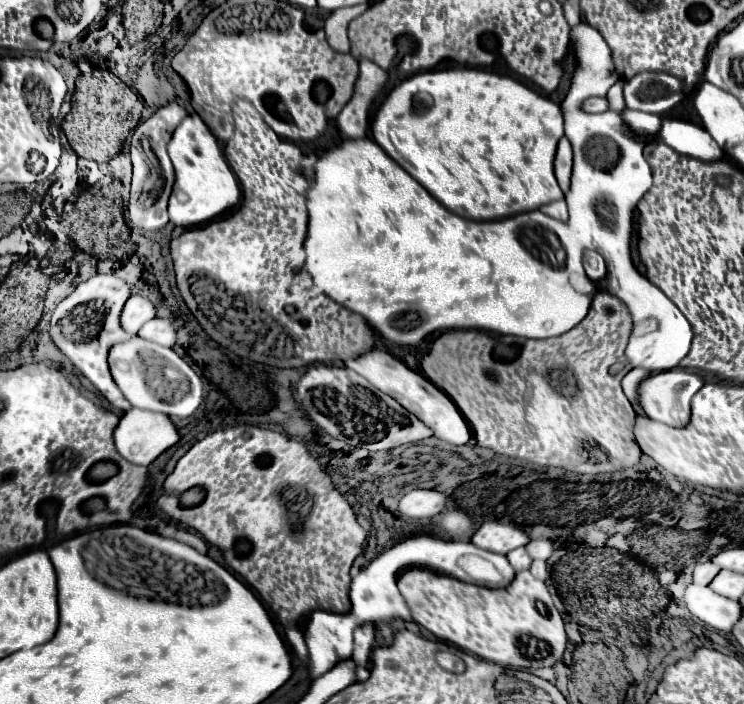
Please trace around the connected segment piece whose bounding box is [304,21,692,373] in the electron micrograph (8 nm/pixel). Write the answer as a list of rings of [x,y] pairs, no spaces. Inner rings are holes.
[[[578,23],[576,27],[572,27],[570,31],[570,43],[572,43],[572,51],[574,51],[574,73],[572,73],[572,81],[570,81],[570,89],[562,101],[562,113],[564,113],[564,131],[566,137],[572,143],[574,149],[574,169],[572,169],[572,187],[566,193],[566,203],[568,203],[568,211],[570,211],[570,219],[568,223],[564,221],[556,221],[548,215],[544,215],[542,211],[528,211],[528,213],[520,213],[508,219],[498,219],[498,221],[470,221],[470,219],[462,219],[454,213],[450,213],[446,207],[442,207],[416,179],[412,179],[402,167],[398,167],[398,163],[382,149],[378,149],[378,143],[370,141],[368,137],[364,139],[354,139],[354,141],[342,141],[342,145],[324,151],[318,161],[314,163],[314,183],[310,185],[308,193],[306,193],[306,209],[308,209],[308,231],[306,231],[306,239],[304,239],[304,253],[306,253],[306,261],[304,261],[304,269],[310,273],[312,285],[317,289],[334,299],[336,303],[340,303],[342,307],[362,315],[378,333],[382,333],[384,339],[398,343],[398,345],[416,345],[420,343],[426,335],[434,333],[434,331],[450,331],[450,329],[480,329],[480,331],[492,331],[492,333],[500,333],[500,335],[518,335],[518,337],[528,337],[528,339],[548,339],[548,337],[556,337],[562,335],[566,331],[570,331],[572,327],[576,327],[588,313],[588,295],[578,293],[572,283],[570,283],[570,271],[566,269],[566,253],[564,253],[564,245],[572,245],[574,257],[582,257],[582,253],[586,249],[598,251],[606,265],[608,265],[608,275],[614,273],[634,273],[634,307],[630,305],[632,313],[634,313],[634,331],[632,331],[632,339],[626,347],[626,357],[632,363],[632,367],[642,367],[642,369],[650,369],[650,373],[656,371],[668,371],[674,369],[682,357],[690,351],[690,341],[692,341],[692,327],[686,321],[686,317],[676,309],[676,305],[656,287],[652,285],[646,277],[642,277],[636,267],[632,265],[630,259],[630,231],[632,231],[632,211],[638,205],[638,201],[650,191],[652,187],[652,171],[642,155],[642,147],[644,143],[632,133],[632,129],[626,125],[626,121],[622,119],[622,115],[618,111],[608,111],[608,113],[586,113],[582,109],[584,101],[594,97],[594,95],[606,95],[608,89],[614,85],[616,81],[616,71],[614,71],[614,63],[612,63],[612,55],[610,55],[610,47],[604,41],[604,37],[600,35],[598,29],[594,29],[588,23]],[[598,205],[608,205],[612,211],[612,219],[606,223],[596,207]]]

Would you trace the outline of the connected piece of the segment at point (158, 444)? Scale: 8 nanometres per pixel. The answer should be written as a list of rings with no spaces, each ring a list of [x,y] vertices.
[[[130,409],[122,415],[120,423],[114,429],[114,443],[118,453],[128,459],[130,463],[144,465],[148,467],[160,453],[164,453],[168,447],[172,447],[180,439],[176,427],[164,413],[154,413],[154,411],[144,411],[144,409]]]

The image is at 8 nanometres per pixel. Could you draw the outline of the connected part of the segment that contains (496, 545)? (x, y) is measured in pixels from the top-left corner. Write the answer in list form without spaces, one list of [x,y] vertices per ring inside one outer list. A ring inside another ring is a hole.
[[[484,521],[472,535],[471,545],[476,545],[480,549],[492,551],[492,553],[508,553],[516,547],[526,545],[530,539],[521,530],[521,527],[512,525],[510,522],[500,523],[500,521]]]

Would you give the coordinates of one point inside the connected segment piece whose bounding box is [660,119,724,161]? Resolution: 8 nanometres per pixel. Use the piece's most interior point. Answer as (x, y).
(689, 139)

